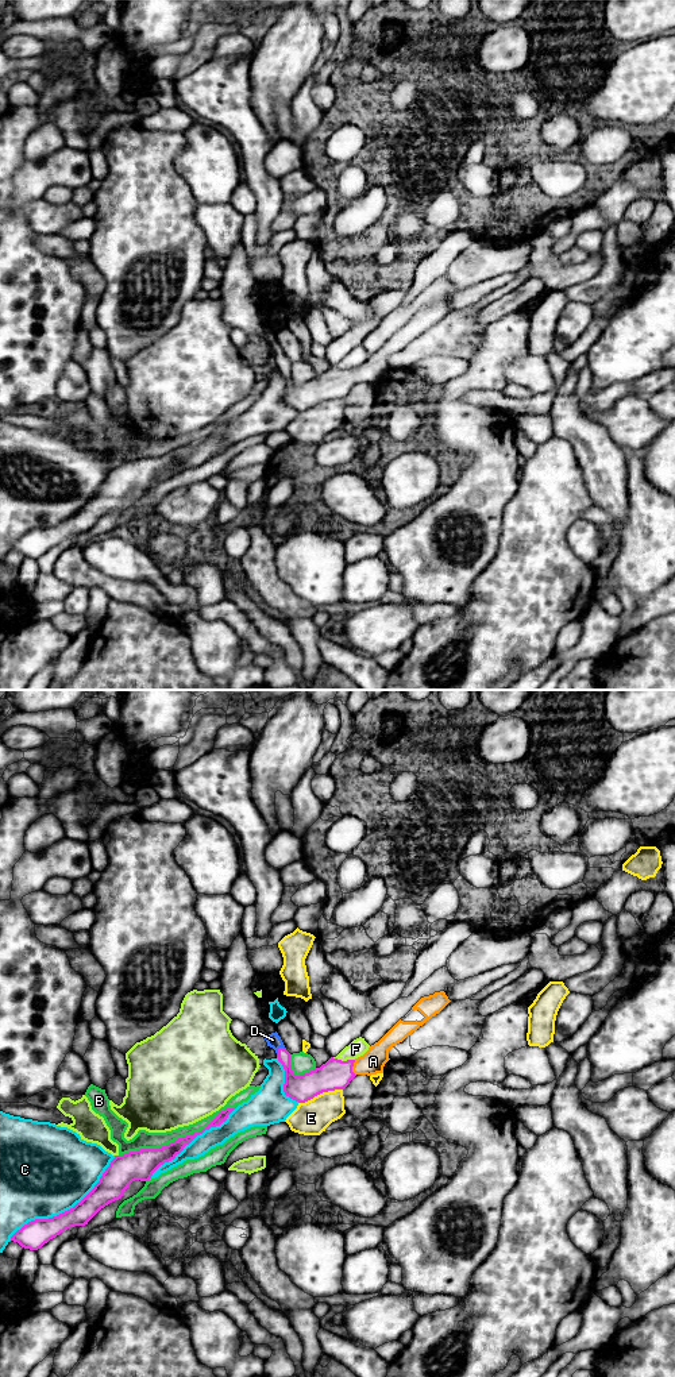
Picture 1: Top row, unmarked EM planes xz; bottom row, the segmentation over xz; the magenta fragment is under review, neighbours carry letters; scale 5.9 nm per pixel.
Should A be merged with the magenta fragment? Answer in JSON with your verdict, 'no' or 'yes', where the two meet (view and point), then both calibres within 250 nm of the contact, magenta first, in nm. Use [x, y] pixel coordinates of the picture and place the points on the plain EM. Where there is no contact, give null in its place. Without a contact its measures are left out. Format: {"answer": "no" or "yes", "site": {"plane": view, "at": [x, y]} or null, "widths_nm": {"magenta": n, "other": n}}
{"answer": "yes", "site": {"plane": "xz", "at": [351, 377]}, "widths_nm": {"magenta": 180, "other": 140}}

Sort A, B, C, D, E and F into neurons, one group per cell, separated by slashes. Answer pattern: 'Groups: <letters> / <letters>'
Groups: A D / B / C / E / F

